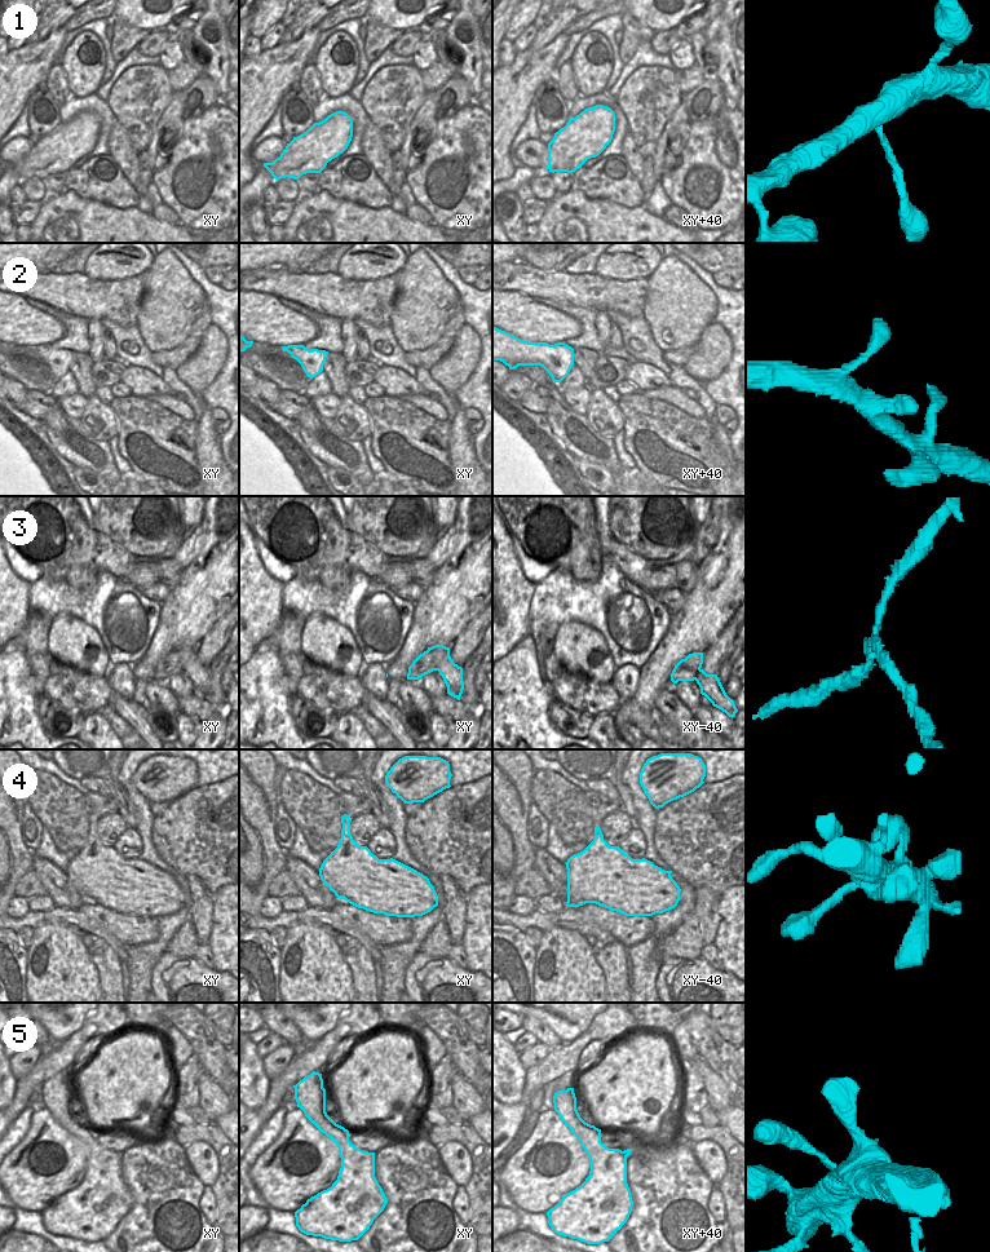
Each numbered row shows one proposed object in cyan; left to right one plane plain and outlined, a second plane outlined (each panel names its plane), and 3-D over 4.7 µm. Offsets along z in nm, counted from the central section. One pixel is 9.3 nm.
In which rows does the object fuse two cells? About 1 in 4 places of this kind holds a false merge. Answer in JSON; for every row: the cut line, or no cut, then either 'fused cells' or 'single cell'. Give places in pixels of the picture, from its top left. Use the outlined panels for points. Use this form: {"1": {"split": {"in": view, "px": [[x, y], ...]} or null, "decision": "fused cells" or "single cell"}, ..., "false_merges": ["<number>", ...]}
{"1": {"split": null, "decision": "single cell"}, "2": {"split": null, "decision": "single cell"}, "3": {"split": {"in": "xy", "px": [[425, 651], [434, 662], [437, 669]]}, "decision": "fused cells"}, "4": {"split": null, "decision": "single cell"}, "5": {"split": null, "decision": "single cell"}, "false_merges": ["3"]}

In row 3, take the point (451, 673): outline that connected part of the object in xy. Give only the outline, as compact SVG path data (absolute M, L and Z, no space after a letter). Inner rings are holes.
M434 645L428 647L427 652L429 652L432 659L436 662L437 671L447 686L447 694L460 700L464 690L463 668L455 664L451 659L450 647Z

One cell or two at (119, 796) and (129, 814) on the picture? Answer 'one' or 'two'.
one

